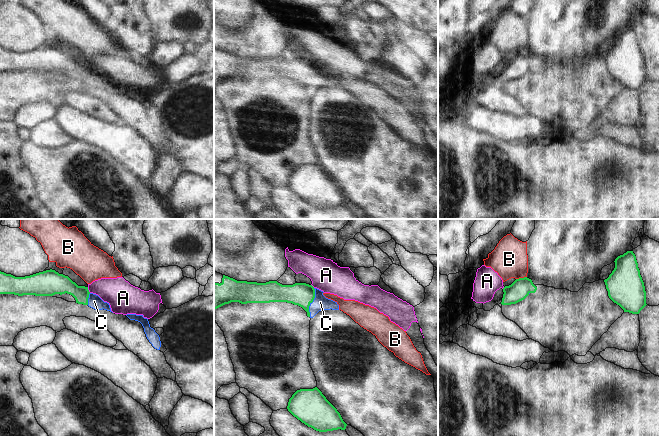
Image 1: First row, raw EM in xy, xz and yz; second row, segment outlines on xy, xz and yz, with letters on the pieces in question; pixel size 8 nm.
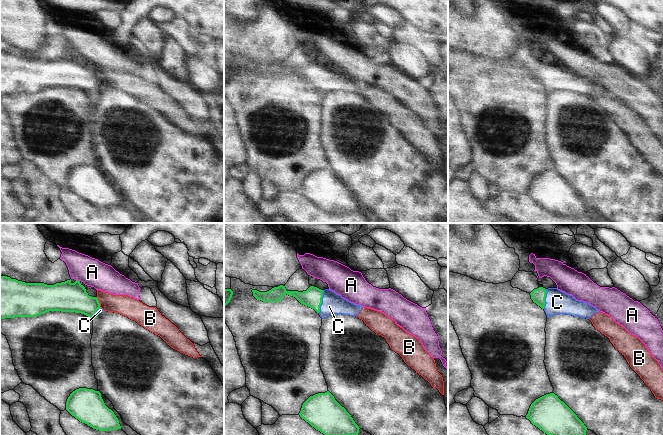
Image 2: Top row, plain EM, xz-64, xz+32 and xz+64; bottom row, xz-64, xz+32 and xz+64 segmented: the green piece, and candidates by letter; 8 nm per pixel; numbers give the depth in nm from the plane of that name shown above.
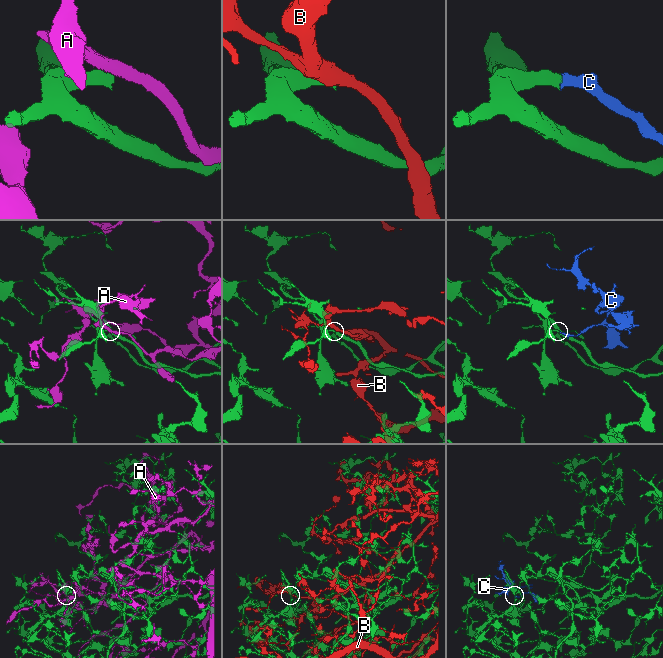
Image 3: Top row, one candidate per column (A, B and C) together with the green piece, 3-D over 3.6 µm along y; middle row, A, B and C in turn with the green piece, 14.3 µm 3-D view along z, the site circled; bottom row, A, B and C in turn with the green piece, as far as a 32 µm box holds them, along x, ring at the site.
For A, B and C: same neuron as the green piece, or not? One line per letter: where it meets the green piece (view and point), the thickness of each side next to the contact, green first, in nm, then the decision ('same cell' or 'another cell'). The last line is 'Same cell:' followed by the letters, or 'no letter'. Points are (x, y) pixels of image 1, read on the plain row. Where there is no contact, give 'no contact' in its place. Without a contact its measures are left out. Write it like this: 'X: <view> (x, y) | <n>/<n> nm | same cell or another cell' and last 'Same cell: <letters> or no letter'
A: xy (88, 66) | 160/240 nm | another cell
B: yz (521, 54) | 160/300 nm | another cell
C: xz (312, 77) | 190/120 nm | same cell
Same cell: C

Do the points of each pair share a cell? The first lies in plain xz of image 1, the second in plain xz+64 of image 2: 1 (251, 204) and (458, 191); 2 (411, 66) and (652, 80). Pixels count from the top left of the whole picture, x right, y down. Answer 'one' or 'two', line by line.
1: two
2: two

